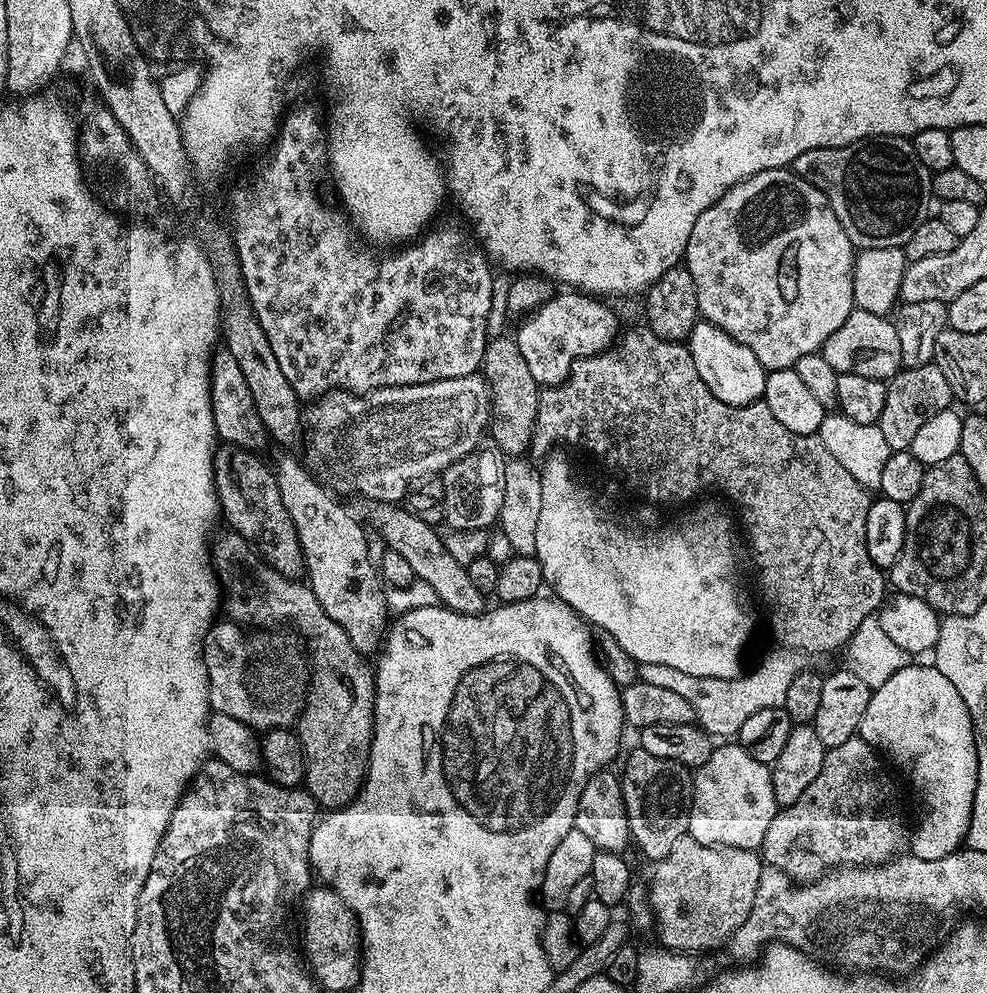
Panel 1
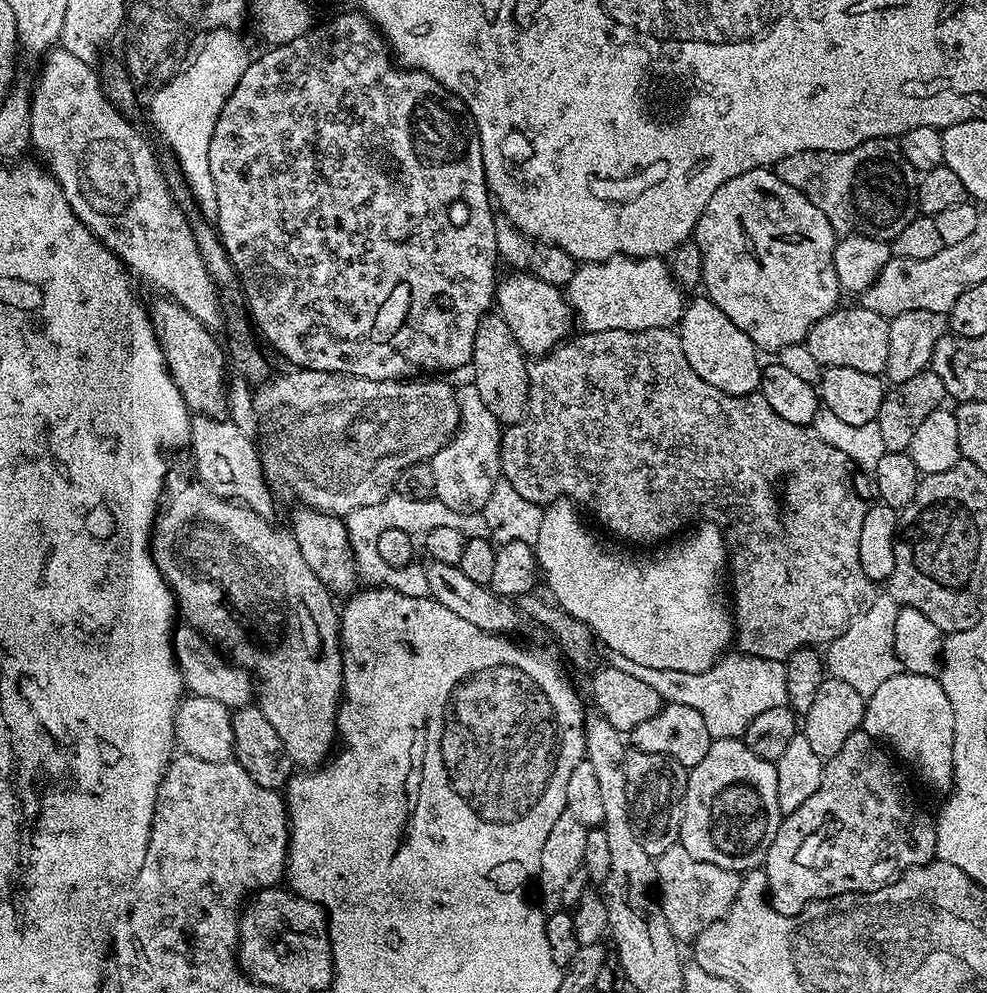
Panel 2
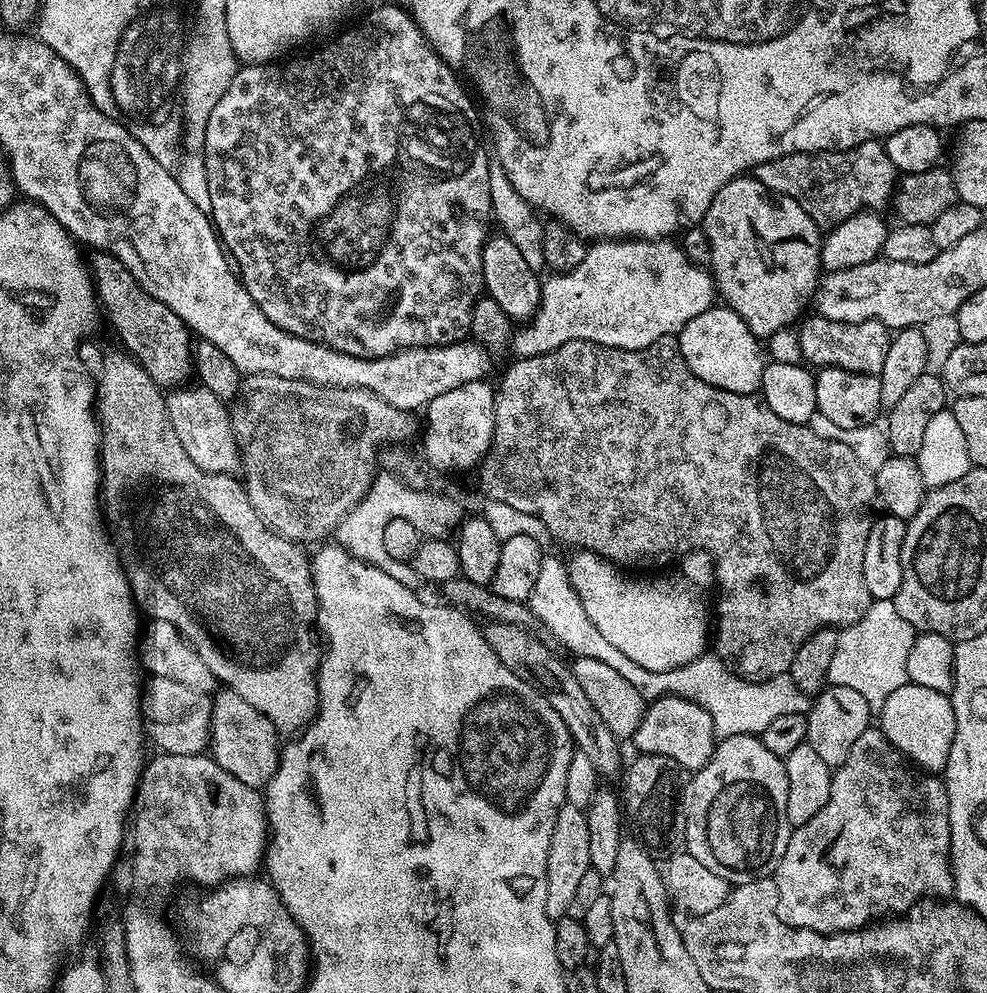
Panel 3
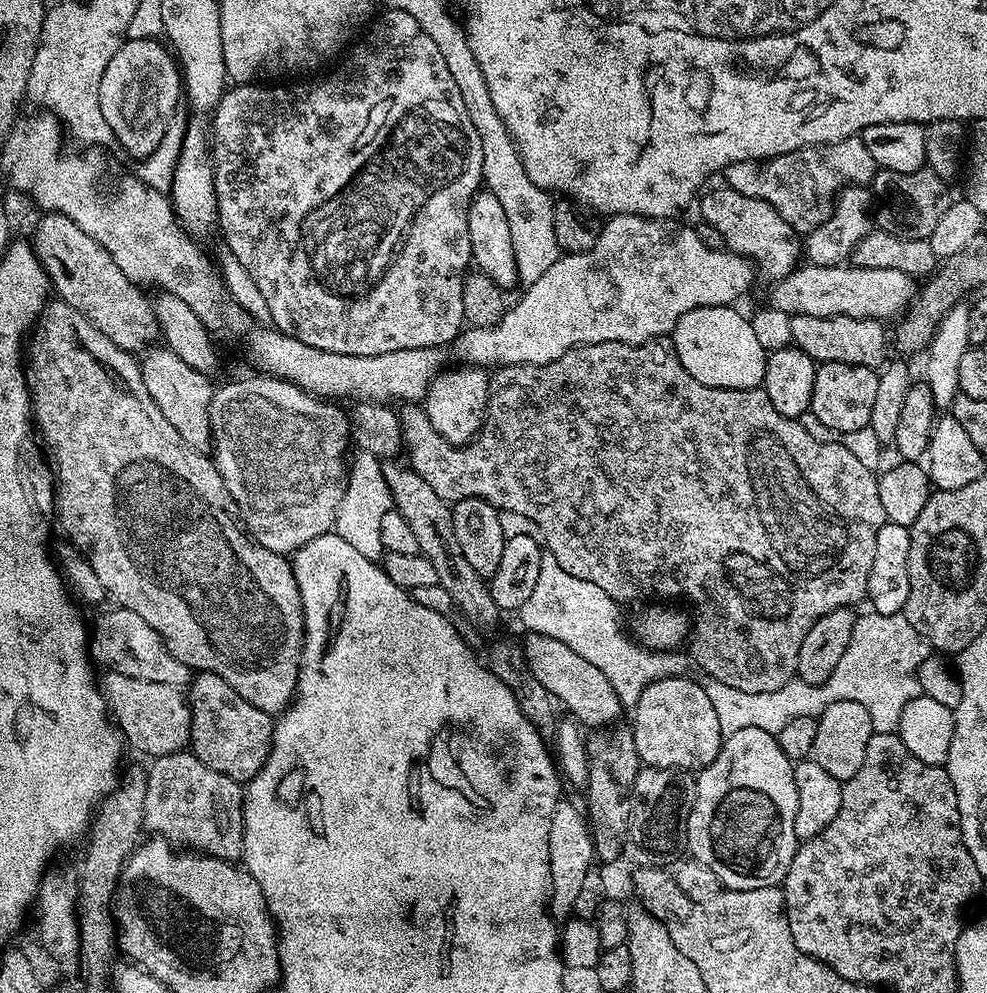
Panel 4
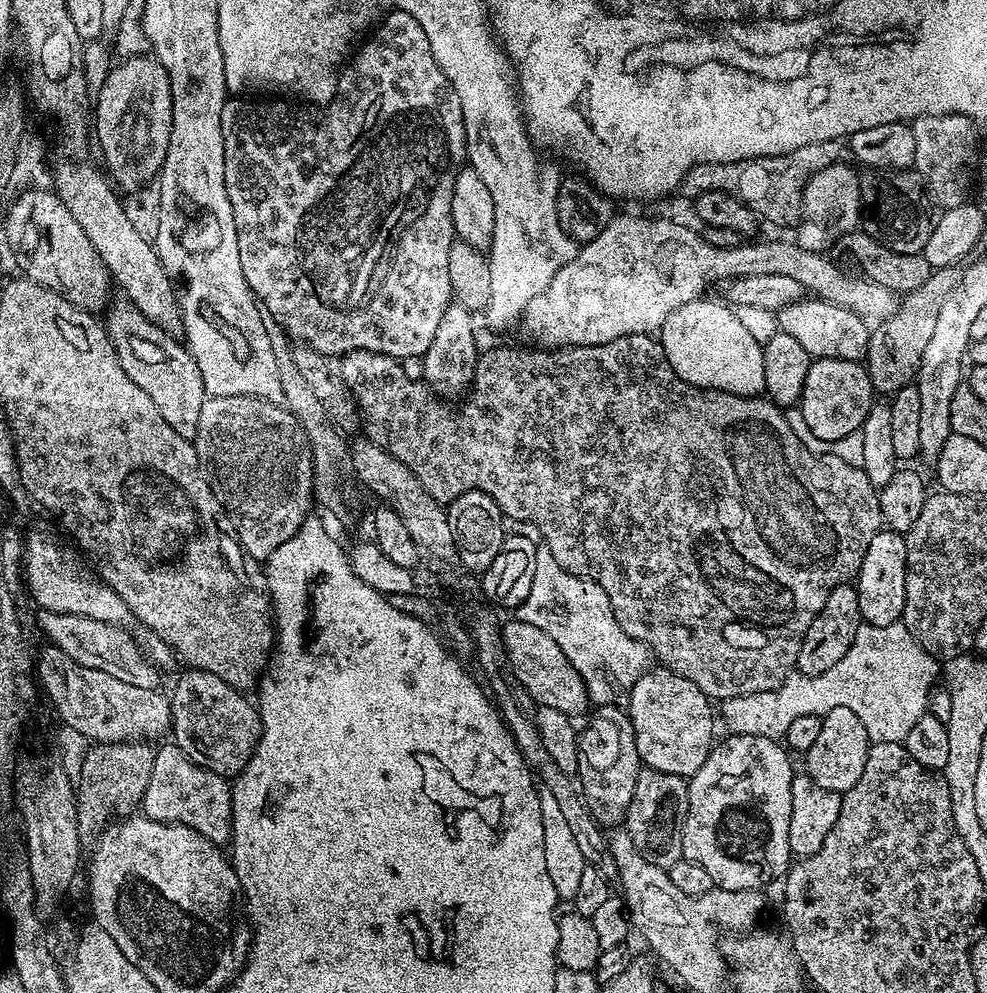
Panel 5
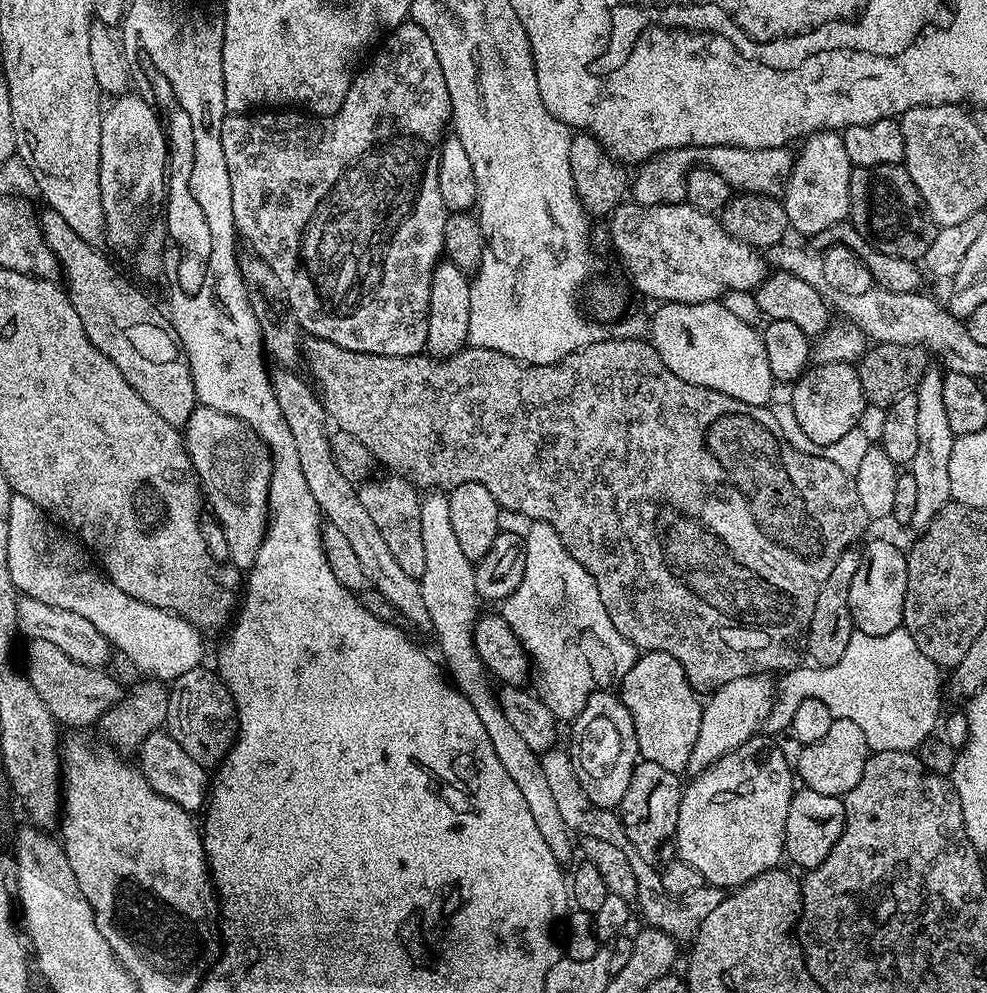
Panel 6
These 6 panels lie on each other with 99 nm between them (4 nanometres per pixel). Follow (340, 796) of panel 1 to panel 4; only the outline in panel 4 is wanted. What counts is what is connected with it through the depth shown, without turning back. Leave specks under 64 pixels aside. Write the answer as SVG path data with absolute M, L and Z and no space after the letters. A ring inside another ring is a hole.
M56 298L45 307L30 347L26 352L26 379L28 391L32 398L34 424L38 429L39 439L46 449L46 456L52 459L50 471L54 477L56 493L55 515L58 524L64 527L66 535L80 552L85 552L86 563L94 570L98 582L102 582L105 593L116 599L115 603L126 610L134 610L146 626L154 626L162 638L162 642L190 670L196 672L213 672L223 678L250 702L250 706L258 706L258 710L269 714L280 714L287 709L296 695L296 683L300 677L300 658L304 655L304 607L298 590L298 582L292 573L292 566L287 555L266 550L256 543L251 535L242 527L241 521L228 511L233 511L232 498L226 490L226 482L222 482L222 474L218 474L211 455L194 450L174 426L158 410L158 402L150 398L150 390L142 382L140 365L137 357L124 352L102 330L98 330L78 310L74 310L63 300Z

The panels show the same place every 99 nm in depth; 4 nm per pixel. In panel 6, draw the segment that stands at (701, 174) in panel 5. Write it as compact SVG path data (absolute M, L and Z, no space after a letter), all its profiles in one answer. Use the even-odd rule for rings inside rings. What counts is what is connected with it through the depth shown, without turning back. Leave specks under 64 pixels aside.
M694 146L671 148L657 152L635 169L630 180L630 196L637 204L682 204L686 201L686 178L692 168L709 168L714 174L726 178L729 189L737 193L753 192L759 196L783 197L784 189L792 180L792 167L796 161L793 149L739 148L738 146ZM637 171L637 172L636 172Z

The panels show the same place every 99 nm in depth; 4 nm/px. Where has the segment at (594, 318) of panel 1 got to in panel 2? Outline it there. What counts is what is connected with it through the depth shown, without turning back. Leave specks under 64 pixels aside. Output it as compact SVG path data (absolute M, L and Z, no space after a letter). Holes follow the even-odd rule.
M527 270L513 272L516 272L513 276L508 276L505 280L503 277L496 285L494 304L498 309L498 315L504 319L506 326L510 326L510 334L514 334L518 346L525 354L532 358L546 356L561 342L569 339L570 333L573 331L573 329L571 330L572 324L574 328L574 313L567 302L565 293L557 285L542 282Z

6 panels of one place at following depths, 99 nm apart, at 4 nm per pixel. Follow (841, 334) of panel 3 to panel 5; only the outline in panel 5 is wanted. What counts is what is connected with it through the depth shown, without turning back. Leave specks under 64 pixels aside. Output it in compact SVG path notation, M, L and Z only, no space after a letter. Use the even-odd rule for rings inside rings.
M801 298L778 313L780 330L797 339L806 349L806 354L817 360L822 358L842 358L843 360L863 361L873 344L873 329L869 321L863 320L854 310L831 300L821 298Z

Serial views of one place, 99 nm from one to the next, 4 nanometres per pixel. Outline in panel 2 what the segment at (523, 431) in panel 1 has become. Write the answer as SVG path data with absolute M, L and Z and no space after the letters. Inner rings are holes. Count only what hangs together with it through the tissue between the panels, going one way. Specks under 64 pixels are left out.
M489 314L478 322L478 330L474 334L474 350L470 373L474 379L474 387L482 394L482 402L486 402L486 410L494 414L494 418L502 426L518 424L528 410L528 365L526 354L518 346L514 334L510 334L510 326L498 314Z

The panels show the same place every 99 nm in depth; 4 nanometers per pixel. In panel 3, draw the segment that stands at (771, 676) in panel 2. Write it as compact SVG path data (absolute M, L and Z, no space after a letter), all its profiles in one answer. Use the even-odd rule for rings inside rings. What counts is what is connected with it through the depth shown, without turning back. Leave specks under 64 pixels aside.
M552 554L545 555L542 570L538 572L538 582L534 584L527 604L537 621L541 625L544 623L549 634L569 648L573 657L598 658L598 662L606 662L606 666L618 670L618 674L622 674L622 678L626 678L626 682L630 682L630 686L634 686L634 690L638 690L645 701L651 702L660 696L681 696L702 706L710 714L719 737L762 734L778 718L807 713L810 707L809 697L790 679L773 678L763 682L745 680L715 654L699 656L694 658L694 662L671 668L669 672L655 672L638 666L638 662L626 658L622 650L617 650L606 640L587 612L583 598L574 590L565 561L560 561Z

